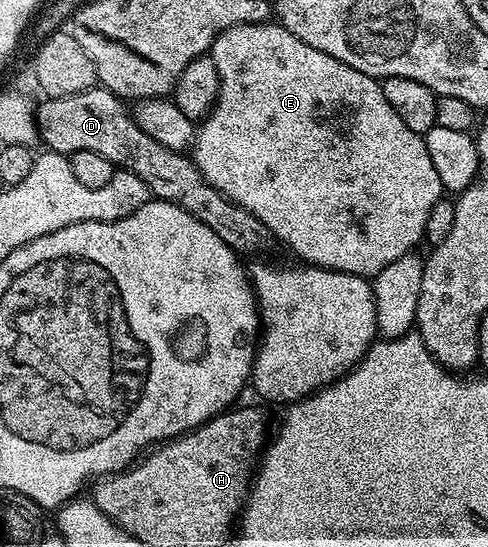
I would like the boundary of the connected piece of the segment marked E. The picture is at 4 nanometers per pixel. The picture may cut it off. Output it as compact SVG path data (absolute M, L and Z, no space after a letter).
M260 21L250 25L236 25L230 29L224 29L213 41L211 56L215 63L215 71L219 71L219 95L208 117L204 118L196 126L195 136L191 144L191 160L197 164L197 170L203 175L203 179L208 185L215 187L223 195L227 195L227 199L231 199L239 207L251 211L251 215L255 215L255 219L259 219L268 232L270 229L291 252L298 253L301 256L298 258L304 264L317 265L320 269L334 269L335 271L354 273L360 277L372 279L377 276L379 271L383 271L383 267L387 267L387 263L395 263L395 259L414 252L418 248L416 245L422 244L425 228L427 227L427 217L431 215L431 209L435 207L435 203L443 200L441 180L435 172L434 165L431 164L431 155L427 155L427 143L424 136L411 131L411 127L407 127L407 123L403 123L403 119L399 119L399 115L395 112L395 107L391 107L391 103L387 103L387 95L383 95L383 87L378 78L367 75L363 71L355 71L355 67L347 67L347 63L343 63L331 55L323 55L323 51L315 51L315 47L307 47L307 43L303 43L303 39L295 39L295 35L291 35L291 31L287 31L280 23L270 23L269 21Z

